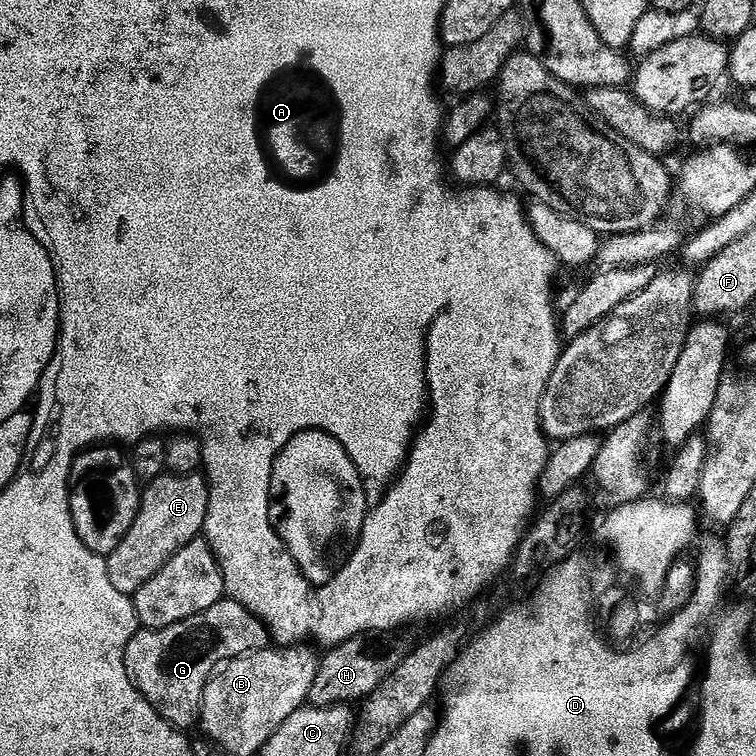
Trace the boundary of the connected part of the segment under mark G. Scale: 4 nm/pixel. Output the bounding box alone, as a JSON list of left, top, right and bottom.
[124,598,270,730]

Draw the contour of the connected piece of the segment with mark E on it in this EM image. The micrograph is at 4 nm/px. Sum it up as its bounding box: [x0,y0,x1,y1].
[106,474,208,596]

